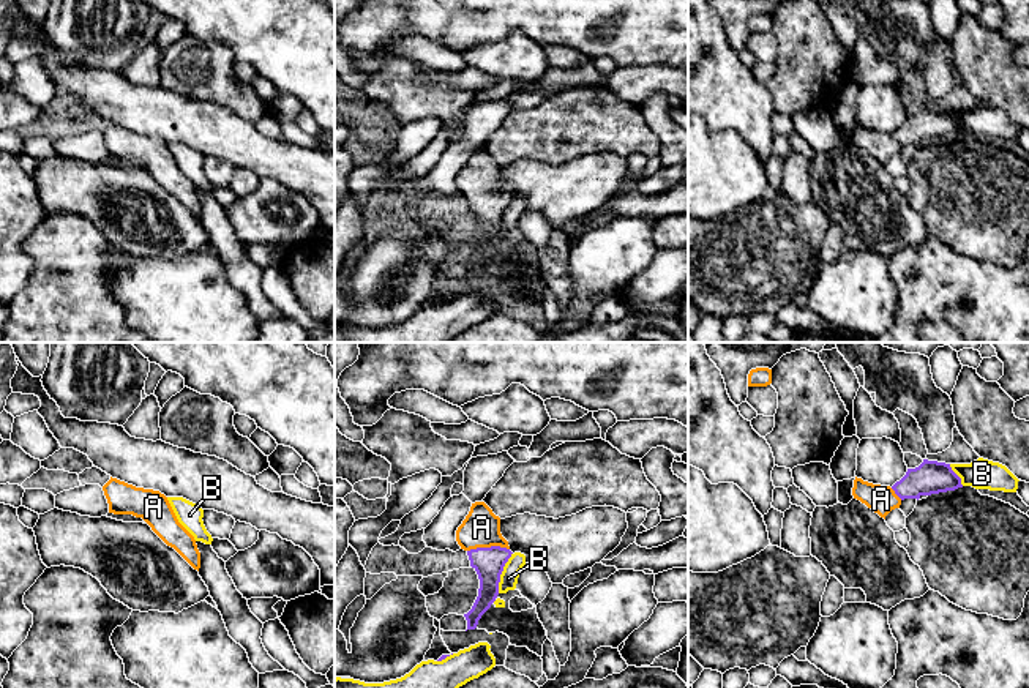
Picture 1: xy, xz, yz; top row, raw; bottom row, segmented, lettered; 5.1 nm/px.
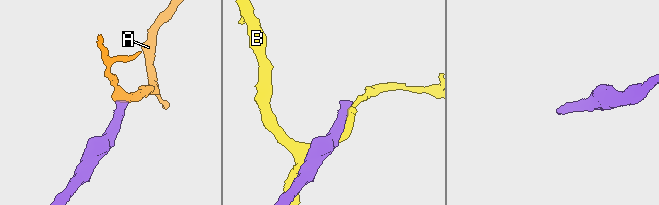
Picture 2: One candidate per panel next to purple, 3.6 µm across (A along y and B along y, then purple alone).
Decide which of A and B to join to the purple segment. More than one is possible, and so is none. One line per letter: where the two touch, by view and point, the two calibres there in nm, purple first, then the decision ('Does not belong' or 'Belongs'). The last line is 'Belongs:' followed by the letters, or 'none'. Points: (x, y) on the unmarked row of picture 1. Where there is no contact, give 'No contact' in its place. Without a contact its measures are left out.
A: Touches purple at xz (488, 194). Thickness 160 nm (purple) against 190 nm. Belongs
B: Touches purple at xz (501, 220). Thickness 160 nm (purple) against 90 nm. Does not belong
Belongs: A

